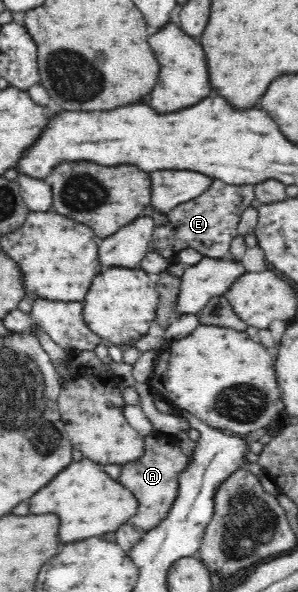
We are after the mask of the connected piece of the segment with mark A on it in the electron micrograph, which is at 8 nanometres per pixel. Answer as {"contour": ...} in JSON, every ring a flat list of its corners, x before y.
{"contour":[[148,435,144,438,144,454,134,463,123,466,119,483,129,490,139,506,137,512,128,520,135,528,141,531,153,530,162,520,167,518,171,506,179,495,179,474,187,469,190,460,181,451,180,440,174,435,161,436]]}

